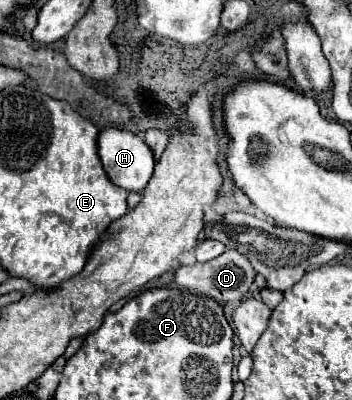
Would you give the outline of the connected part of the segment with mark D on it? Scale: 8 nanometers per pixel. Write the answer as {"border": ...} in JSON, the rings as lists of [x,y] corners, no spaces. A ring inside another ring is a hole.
{"border":[[[226,250],[224,254],[220,254],[218,258],[210,260],[210,262],[196,262],[192,266],[180,266],[174,272],[174,284],[180,290],[188,290],[200,296],[208,296],[212,300],[216,300],[218,304],[236,304],[244,298],[246,290],[250,290],[252,282],[254,282],[254,268],[250,266],[248,258],[242,256],[238,250]]]}

